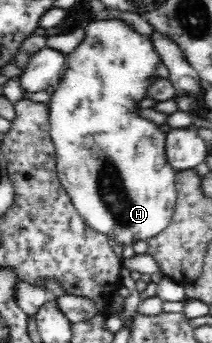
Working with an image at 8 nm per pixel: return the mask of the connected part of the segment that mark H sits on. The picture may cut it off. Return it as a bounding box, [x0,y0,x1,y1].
[49,20,177,248]

